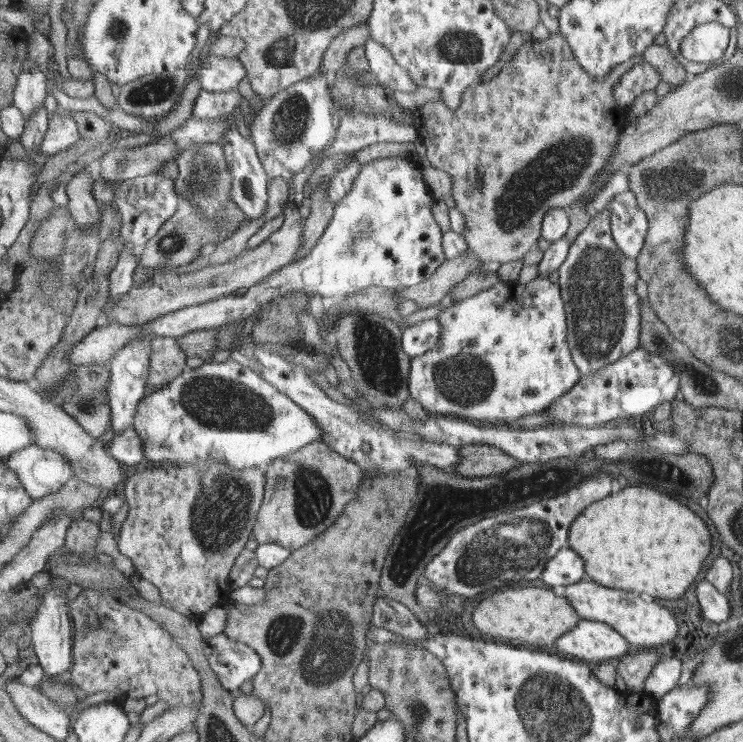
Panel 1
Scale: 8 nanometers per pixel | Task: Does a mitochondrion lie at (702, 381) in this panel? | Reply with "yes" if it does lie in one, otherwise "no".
yes

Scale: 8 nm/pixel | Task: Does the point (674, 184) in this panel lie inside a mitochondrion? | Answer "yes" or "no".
yes

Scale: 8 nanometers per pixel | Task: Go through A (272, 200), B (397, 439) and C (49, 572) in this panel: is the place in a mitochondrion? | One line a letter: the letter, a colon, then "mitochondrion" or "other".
A: other
B: other
C: other

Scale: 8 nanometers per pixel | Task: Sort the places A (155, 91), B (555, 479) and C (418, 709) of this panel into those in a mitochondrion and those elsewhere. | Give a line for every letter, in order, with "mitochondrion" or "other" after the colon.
A: mitochondrion
B: mitochondrion
C: mitochondrion

